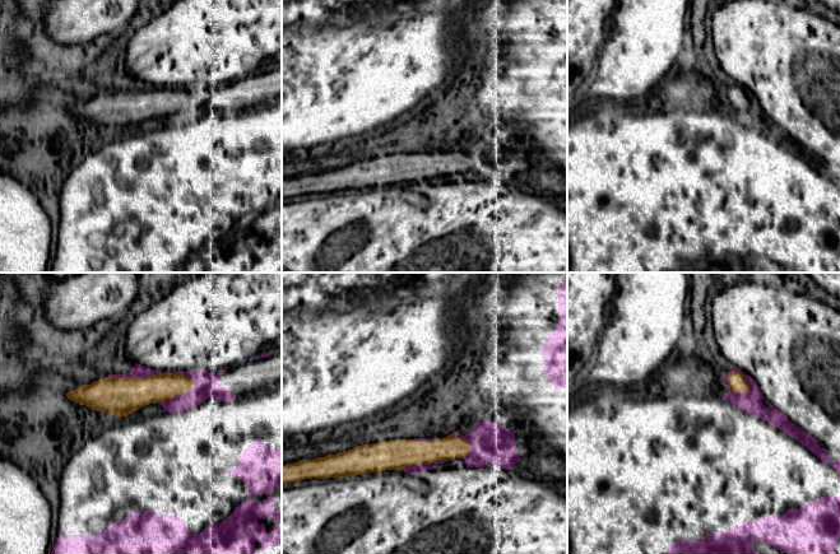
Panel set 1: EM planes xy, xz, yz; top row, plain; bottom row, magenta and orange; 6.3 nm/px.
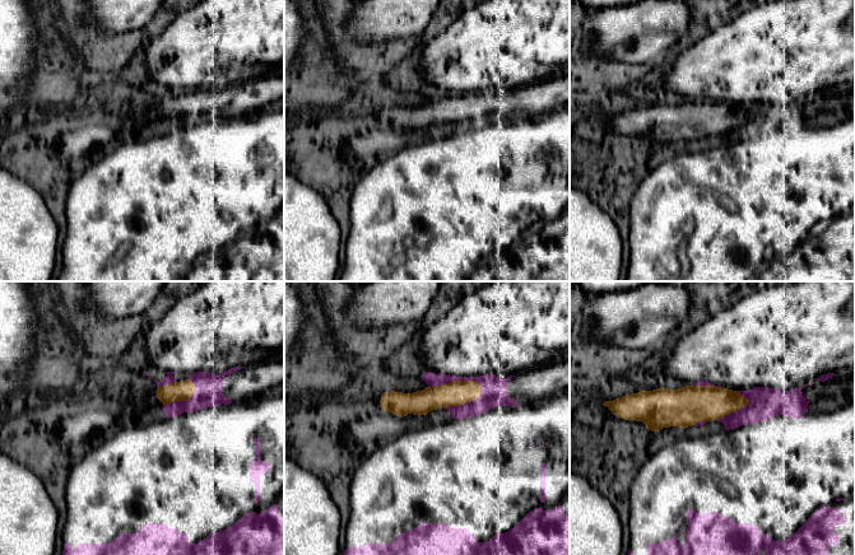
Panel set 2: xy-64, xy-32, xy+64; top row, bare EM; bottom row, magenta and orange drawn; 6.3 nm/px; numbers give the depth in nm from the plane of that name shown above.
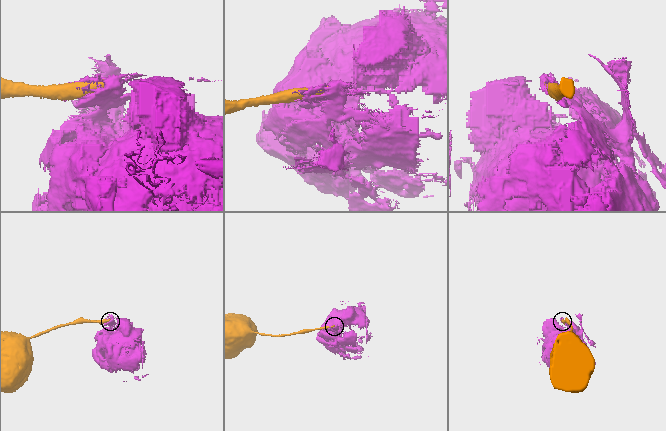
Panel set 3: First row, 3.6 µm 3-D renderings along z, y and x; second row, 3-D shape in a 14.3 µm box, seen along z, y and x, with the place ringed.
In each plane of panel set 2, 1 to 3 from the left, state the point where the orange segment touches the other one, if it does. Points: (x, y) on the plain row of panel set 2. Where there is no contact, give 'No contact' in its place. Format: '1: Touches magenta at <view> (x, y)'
1: Touches magenta at xy-64 (184, 116)
2: Touches magenta at xy-32 (456, 94)
3: Touches magenta at xy+64 (734, 126)

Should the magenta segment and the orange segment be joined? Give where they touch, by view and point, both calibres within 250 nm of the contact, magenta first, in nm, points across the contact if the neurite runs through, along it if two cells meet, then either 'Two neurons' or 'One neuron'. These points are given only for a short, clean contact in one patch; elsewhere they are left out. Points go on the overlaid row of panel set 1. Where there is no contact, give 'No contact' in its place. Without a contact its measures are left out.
Touches magenta at xy (179, 395). Thickness 160 nm (magenta) against 190 nm. Two neurons

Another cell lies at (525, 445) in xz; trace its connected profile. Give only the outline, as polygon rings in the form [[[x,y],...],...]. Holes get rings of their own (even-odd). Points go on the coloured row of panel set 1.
[[[521,434],[515,436],[515,443],[518,448],[519,457],[524,458],[530,455],[533,451],[538,450],[538,439],[533,437],[526,437]]]

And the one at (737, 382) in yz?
[[[732,371],[728,374],[727,382],[729,385],[730,391],[744,392],[744,394],[747,394],[749,391],[749,386],[748,386],[748,382],[744,378],[744,376],[735,371]]]

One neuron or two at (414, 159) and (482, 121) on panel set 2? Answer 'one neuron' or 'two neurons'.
one neuron

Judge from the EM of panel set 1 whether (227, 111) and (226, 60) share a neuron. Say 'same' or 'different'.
different

